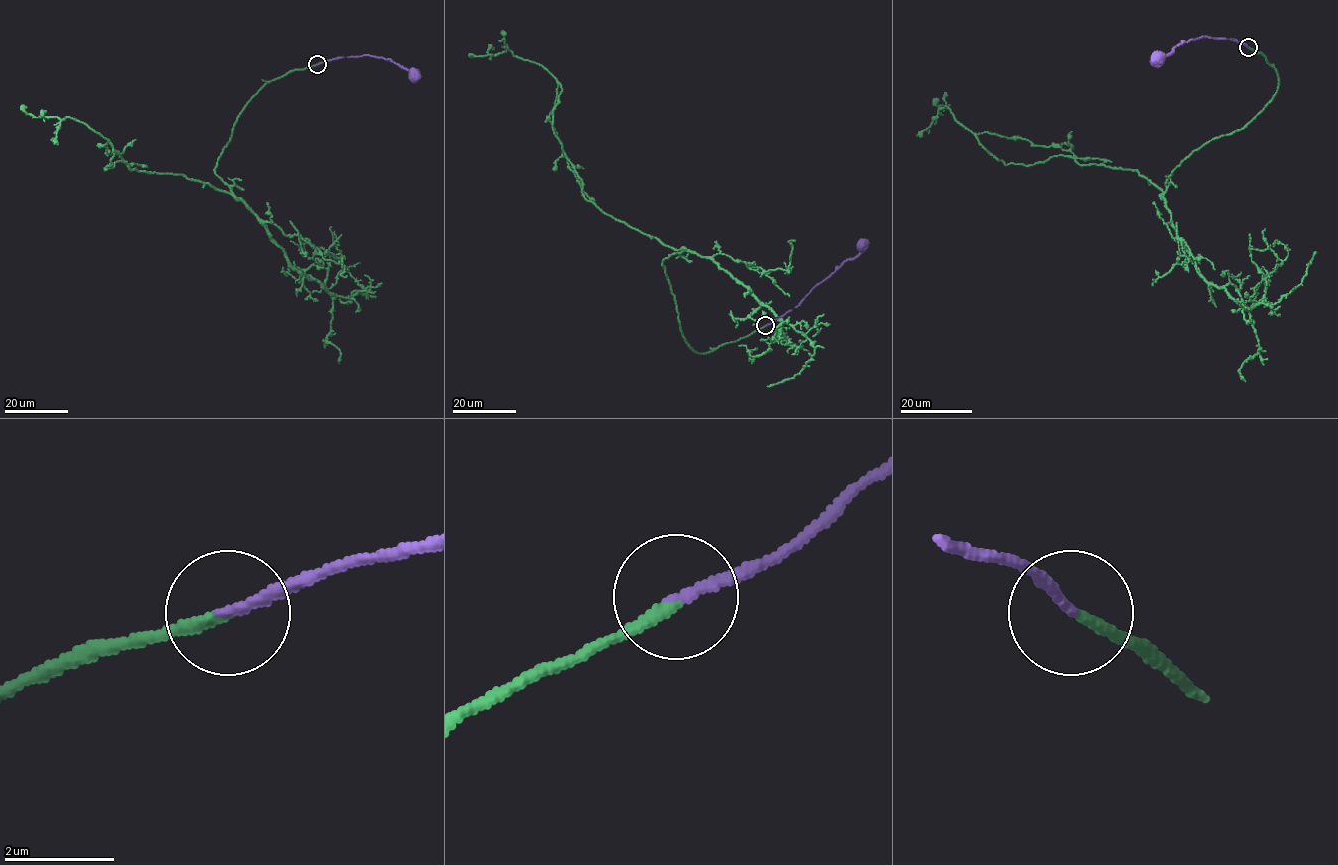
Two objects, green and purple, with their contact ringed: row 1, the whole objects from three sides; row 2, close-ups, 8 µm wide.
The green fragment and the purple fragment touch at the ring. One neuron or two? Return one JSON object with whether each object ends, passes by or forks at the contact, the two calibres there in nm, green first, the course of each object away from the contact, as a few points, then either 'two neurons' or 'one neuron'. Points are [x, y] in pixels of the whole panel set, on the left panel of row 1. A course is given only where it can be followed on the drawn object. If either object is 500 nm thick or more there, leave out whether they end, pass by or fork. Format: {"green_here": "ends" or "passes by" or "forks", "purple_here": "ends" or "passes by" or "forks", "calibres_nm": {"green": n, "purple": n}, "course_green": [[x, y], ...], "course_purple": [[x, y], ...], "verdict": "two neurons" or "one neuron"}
{"green_here": "ends", "purple_here": "ends", "calibres_nm": {"green": 200, "purple": 190}, "course_green": [[317, 64], [269, 81], [238, 117], [214, 169], [234, 195], [132, 169], [85, 124], [35, 117], [22, 105]], "course_purple": [[317, 64], [369, 55], [391, 59], [414, 75]], "verdict": "one neuron"}

